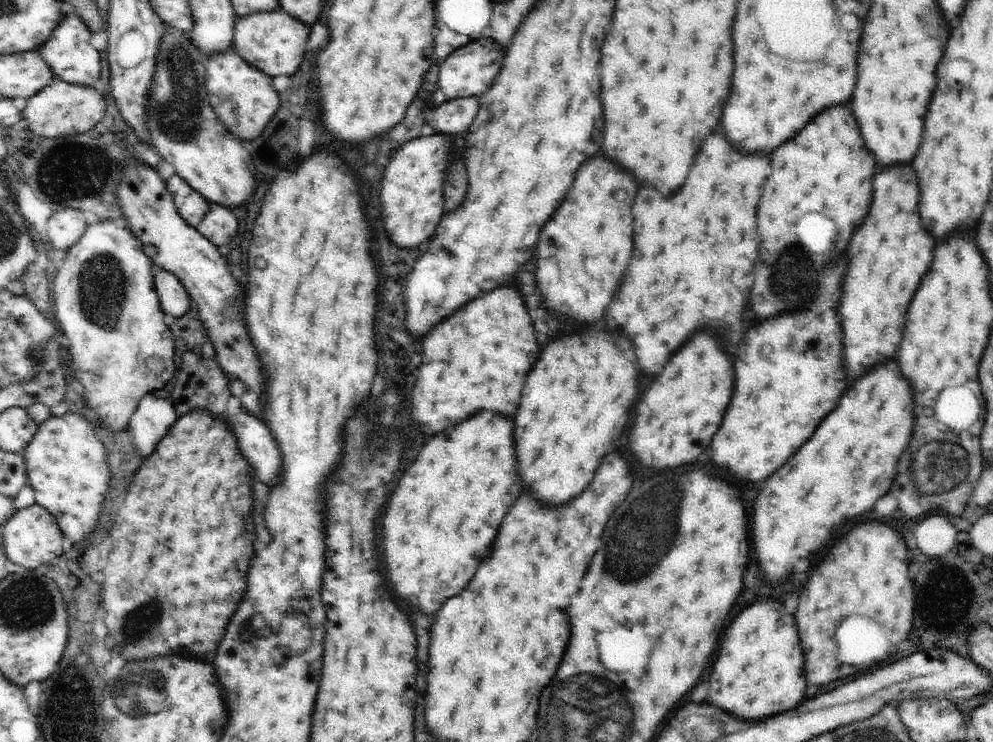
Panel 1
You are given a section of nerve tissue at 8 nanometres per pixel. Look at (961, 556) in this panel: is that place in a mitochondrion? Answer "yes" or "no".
no

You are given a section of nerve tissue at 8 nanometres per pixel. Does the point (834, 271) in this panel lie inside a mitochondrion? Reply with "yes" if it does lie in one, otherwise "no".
yes

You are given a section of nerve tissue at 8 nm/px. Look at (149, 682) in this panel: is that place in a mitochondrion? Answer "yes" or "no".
yes

